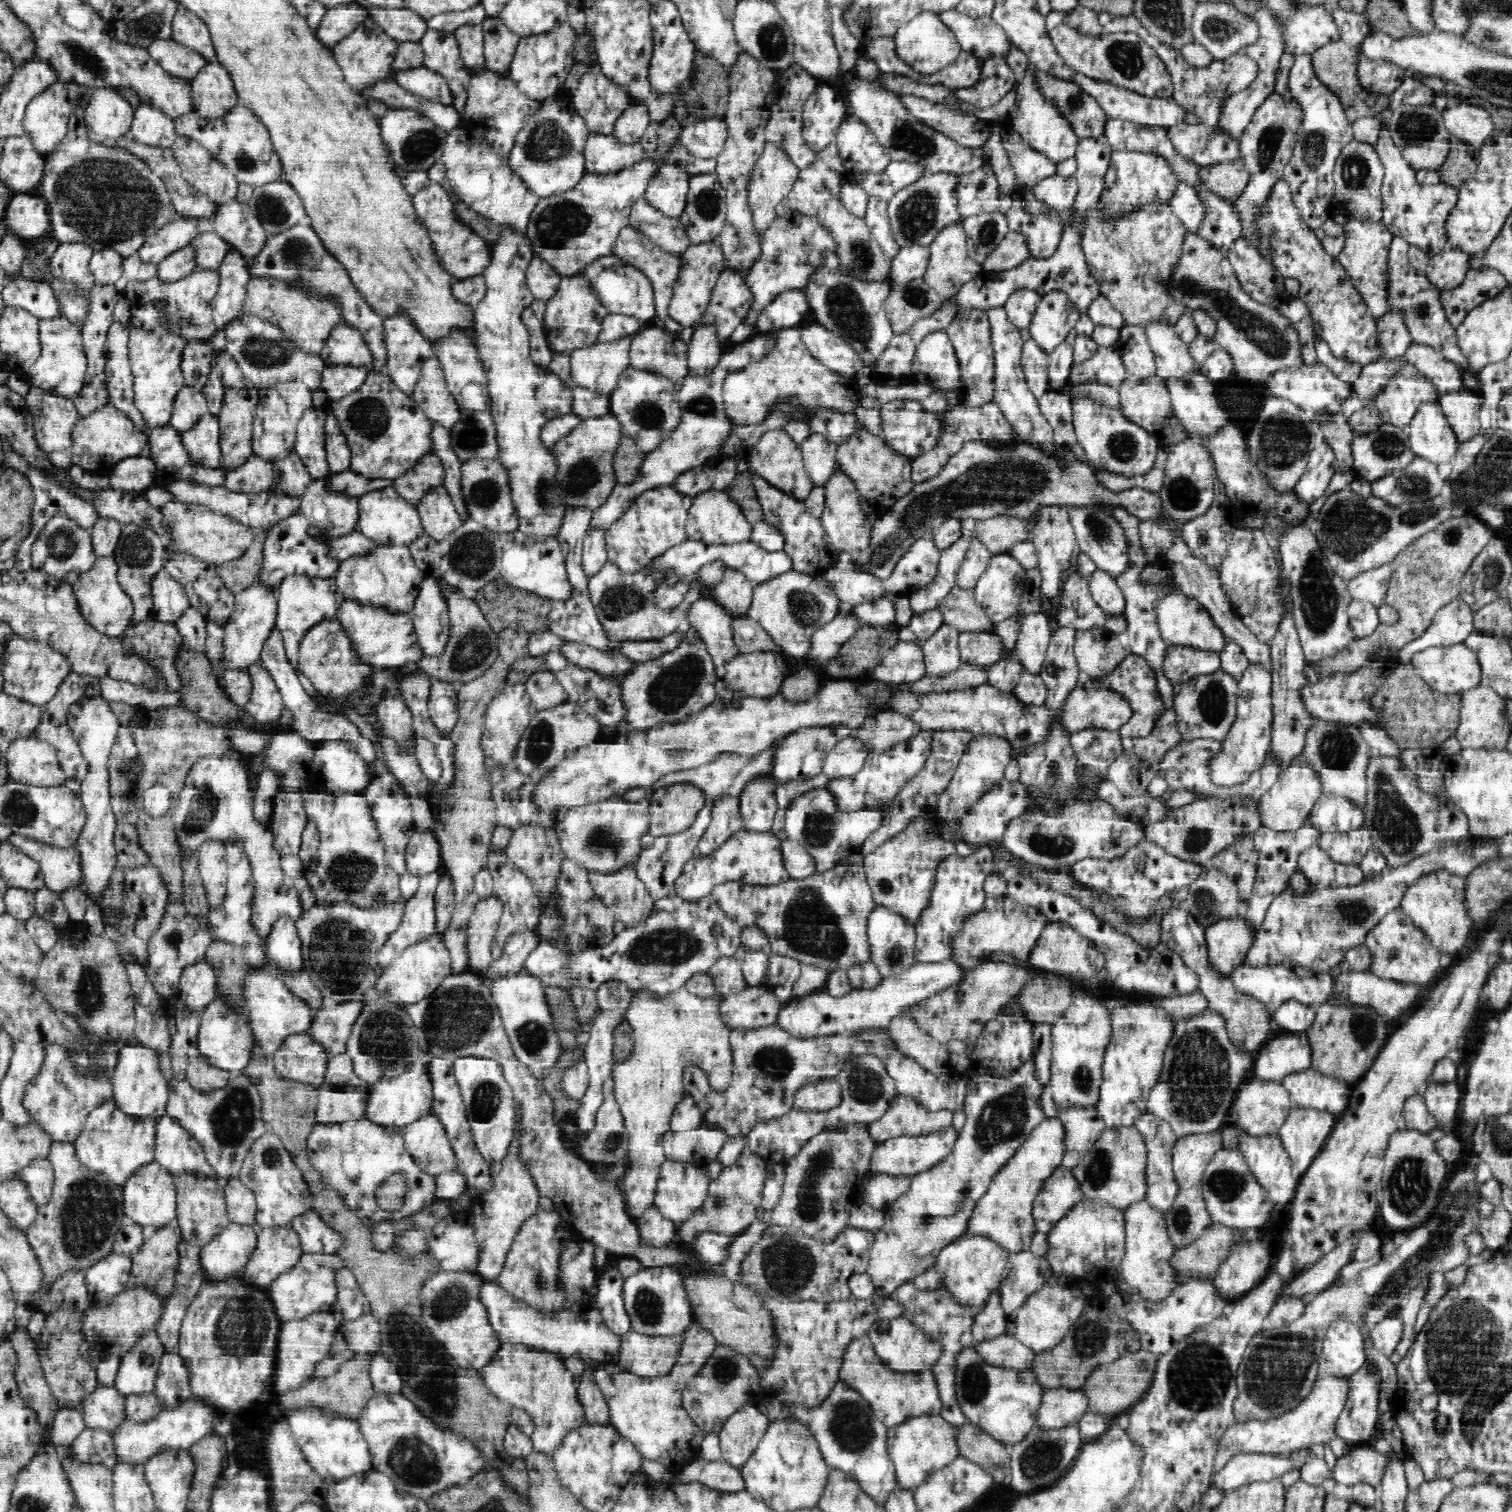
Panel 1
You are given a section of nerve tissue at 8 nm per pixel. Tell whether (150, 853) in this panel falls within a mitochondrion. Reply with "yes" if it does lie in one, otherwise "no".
no

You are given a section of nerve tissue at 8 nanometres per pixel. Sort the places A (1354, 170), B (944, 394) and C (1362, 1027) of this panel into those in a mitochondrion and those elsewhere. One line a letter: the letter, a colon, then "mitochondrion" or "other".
A: mitochondrion
B: other
C: mitochondrion

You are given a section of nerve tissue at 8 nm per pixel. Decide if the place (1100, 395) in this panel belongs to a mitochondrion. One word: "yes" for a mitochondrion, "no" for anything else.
no

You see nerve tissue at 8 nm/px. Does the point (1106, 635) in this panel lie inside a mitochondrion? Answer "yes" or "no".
no

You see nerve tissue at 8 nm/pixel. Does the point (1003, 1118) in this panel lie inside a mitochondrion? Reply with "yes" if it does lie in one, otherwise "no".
yes

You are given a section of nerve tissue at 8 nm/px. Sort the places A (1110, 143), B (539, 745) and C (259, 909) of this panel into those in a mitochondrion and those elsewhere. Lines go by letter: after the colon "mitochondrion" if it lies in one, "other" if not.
A: other
B: mitochondrion
C: other

